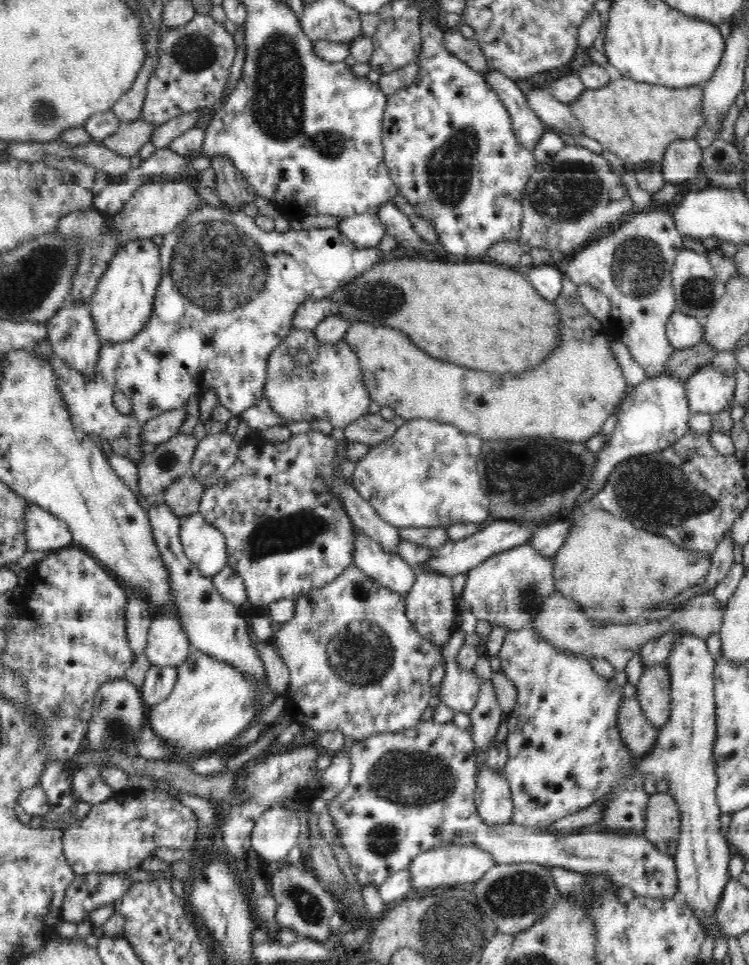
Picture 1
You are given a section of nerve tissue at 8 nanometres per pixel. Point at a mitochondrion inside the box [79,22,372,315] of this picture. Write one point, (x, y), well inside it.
(279, 81)

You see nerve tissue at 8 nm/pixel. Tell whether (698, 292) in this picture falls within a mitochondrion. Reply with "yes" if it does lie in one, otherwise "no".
yes

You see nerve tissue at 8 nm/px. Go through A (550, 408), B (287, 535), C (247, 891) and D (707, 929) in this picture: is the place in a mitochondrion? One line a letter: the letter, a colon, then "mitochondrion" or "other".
A: mitochondrion
B: mitochondrion
C: other
D: other

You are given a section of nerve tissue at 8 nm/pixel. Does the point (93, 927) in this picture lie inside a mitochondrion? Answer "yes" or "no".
no

